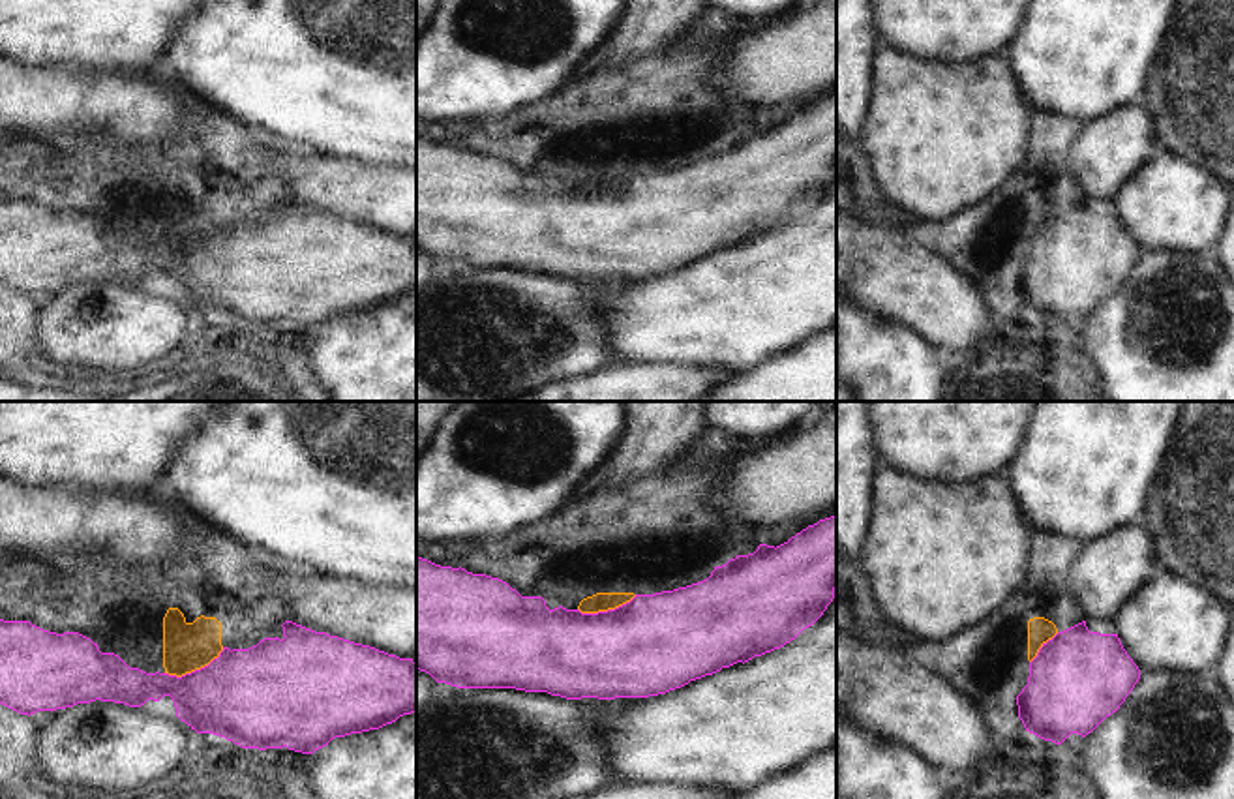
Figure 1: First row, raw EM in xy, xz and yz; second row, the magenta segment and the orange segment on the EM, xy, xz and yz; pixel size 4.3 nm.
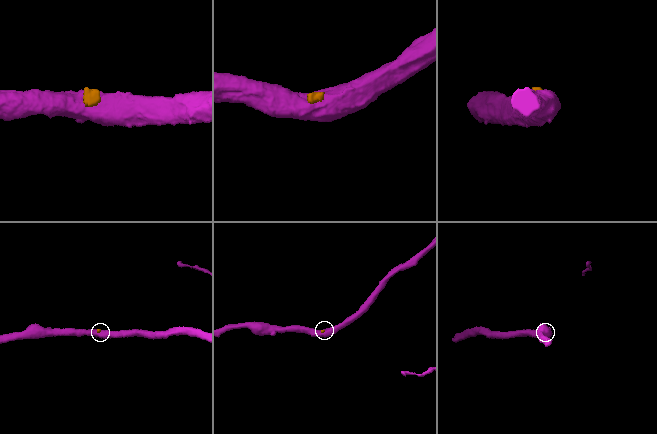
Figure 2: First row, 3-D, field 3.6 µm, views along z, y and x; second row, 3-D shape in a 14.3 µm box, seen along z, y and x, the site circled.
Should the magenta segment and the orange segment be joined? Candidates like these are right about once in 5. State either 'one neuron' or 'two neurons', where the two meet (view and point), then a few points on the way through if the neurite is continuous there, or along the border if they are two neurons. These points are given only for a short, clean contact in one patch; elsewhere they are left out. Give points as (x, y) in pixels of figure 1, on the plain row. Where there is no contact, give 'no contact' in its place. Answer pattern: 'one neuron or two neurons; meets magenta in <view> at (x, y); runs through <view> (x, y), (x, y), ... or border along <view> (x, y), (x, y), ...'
one neuron; meets magenta in xy at (195, 250); runs through xy (246, 276), (216, 271), (195, 250), (194, 235), (186, 226)

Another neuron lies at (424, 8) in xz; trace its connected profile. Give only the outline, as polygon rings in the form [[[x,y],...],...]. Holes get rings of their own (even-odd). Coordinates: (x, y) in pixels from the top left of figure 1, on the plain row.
[[[416,0],[416,39],[429,24],[441,0]]]

